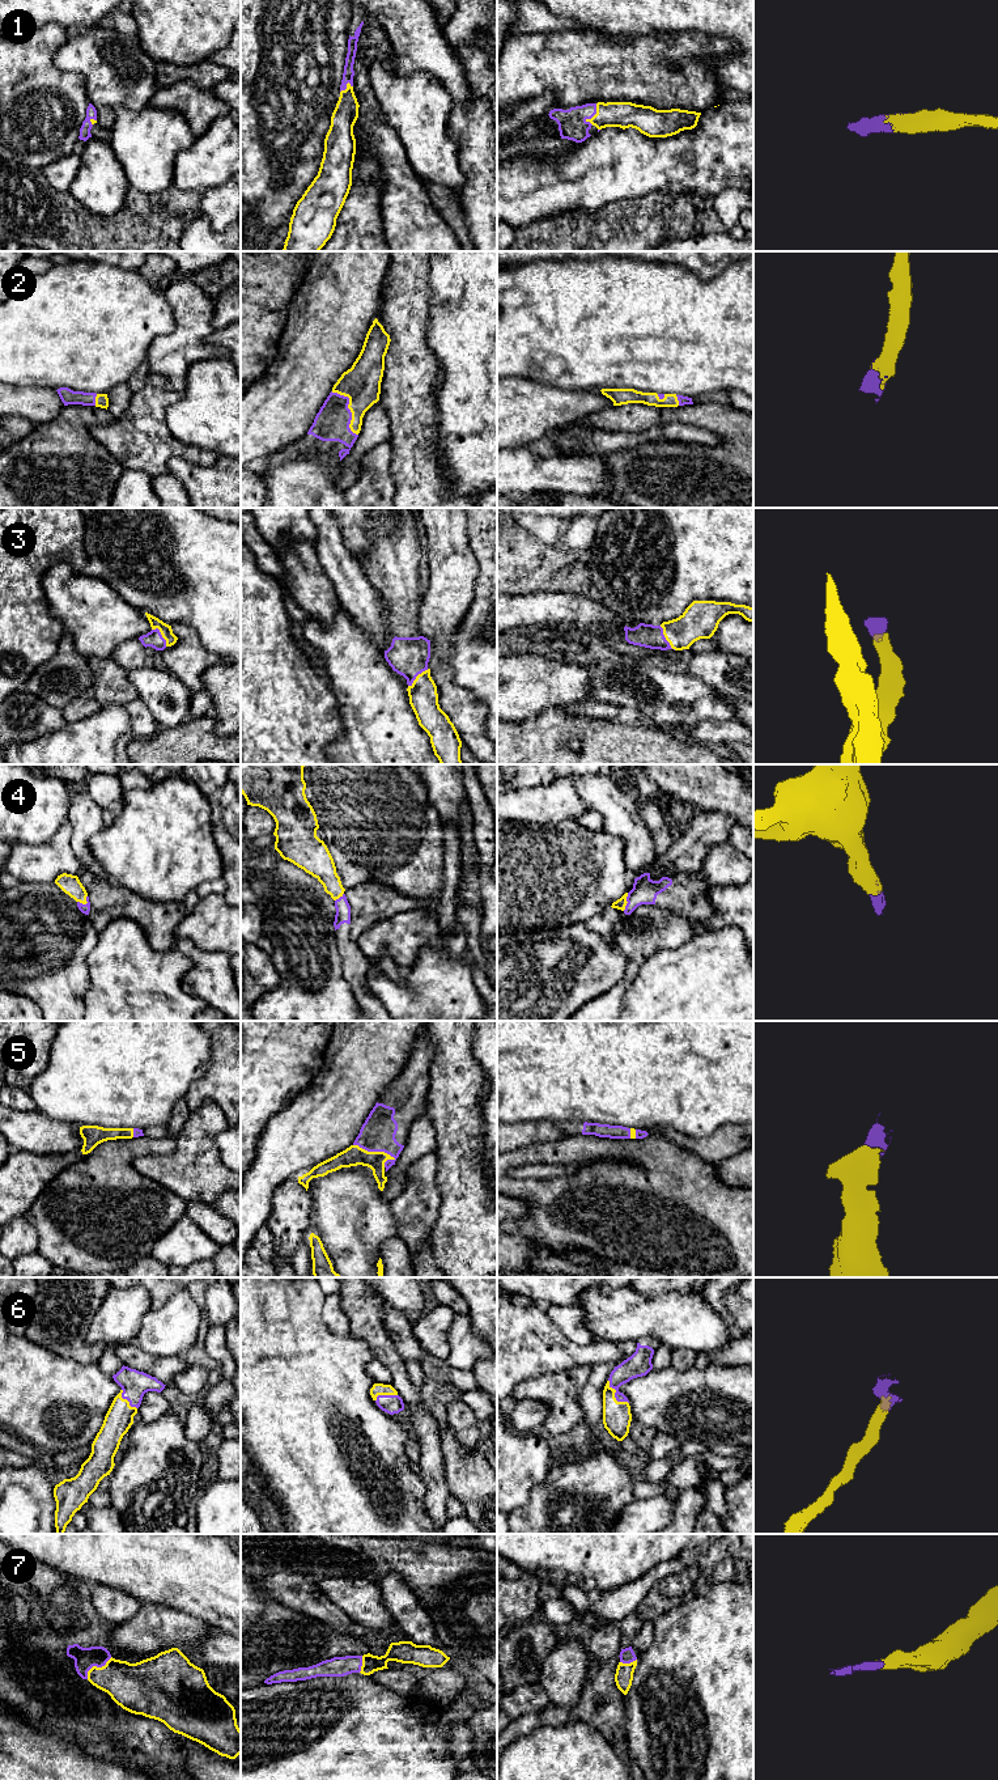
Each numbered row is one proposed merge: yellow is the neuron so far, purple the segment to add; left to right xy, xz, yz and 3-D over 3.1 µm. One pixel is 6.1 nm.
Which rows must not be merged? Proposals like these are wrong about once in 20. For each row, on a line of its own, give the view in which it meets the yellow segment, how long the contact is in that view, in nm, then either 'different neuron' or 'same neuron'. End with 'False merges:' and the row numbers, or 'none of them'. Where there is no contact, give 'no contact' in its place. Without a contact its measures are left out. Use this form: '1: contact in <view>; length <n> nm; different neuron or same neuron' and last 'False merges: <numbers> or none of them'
1: contact in yz; length 140 nm; same neuron
2: contact in xz; length 320 nm; same neuron
3: contact in yz; length 180 nm; same neuron
4: contact in yz; length 120 nm; same neuron
5: contact in xz; length 280 nm; same neuron
6: contact in yz; length 200 nm; same neuron
7: contact in xy; length 200 nm; same neuron
False merges: none of them

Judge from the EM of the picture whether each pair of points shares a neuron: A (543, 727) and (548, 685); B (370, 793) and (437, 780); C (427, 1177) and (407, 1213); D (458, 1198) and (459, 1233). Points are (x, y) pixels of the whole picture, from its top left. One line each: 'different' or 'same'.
A: different
B: different
C: same
D: same

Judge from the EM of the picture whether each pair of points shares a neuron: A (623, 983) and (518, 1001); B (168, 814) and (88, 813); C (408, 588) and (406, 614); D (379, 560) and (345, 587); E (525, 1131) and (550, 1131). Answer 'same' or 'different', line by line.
A: different
B: different
C: same
D: different
E: same

